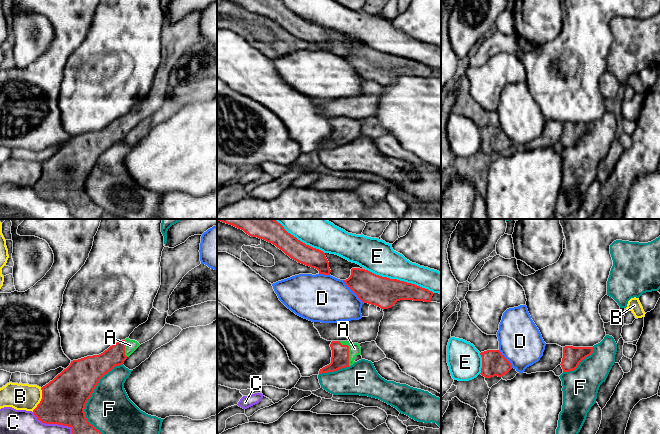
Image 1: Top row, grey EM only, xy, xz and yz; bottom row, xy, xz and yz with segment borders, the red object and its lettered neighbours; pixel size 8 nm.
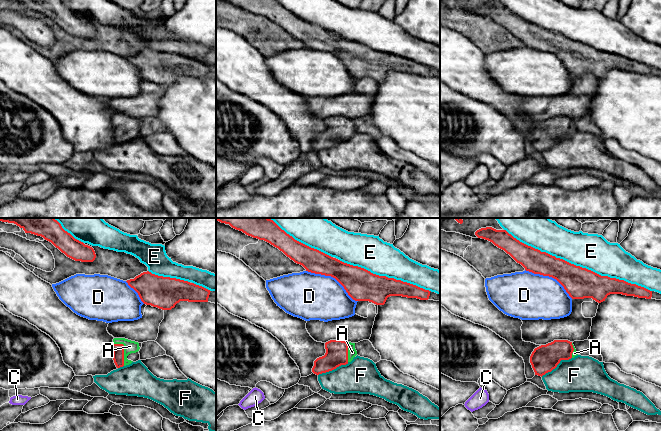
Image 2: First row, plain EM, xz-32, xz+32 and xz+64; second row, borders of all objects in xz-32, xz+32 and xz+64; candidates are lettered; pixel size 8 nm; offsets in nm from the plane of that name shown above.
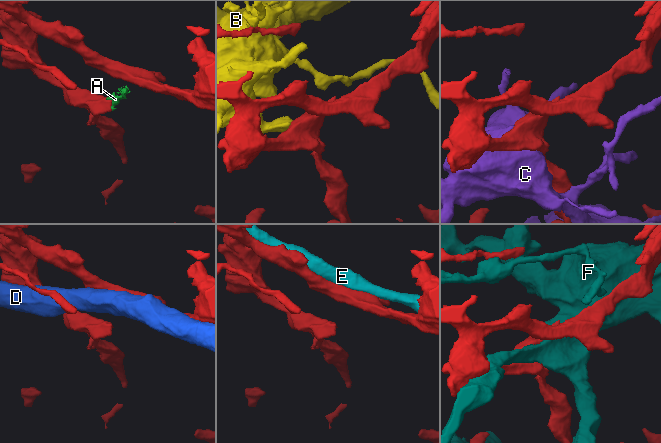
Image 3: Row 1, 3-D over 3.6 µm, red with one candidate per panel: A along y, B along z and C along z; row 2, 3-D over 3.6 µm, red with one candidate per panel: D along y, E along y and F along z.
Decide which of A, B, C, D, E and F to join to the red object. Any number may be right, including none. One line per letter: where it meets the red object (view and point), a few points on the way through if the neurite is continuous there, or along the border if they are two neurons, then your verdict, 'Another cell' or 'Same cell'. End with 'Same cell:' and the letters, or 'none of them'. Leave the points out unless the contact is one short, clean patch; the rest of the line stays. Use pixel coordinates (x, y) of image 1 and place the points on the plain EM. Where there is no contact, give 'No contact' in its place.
A: Touches red at xz (348, 127). Path across: xz (340, 129), (348, 127), (354, 124). Same cell
B: Touches red at xy (41, 176). Another cell
C: Touches red at xy (58, 200). Another cell
D: Touches red at xz (353, 67). Another cell
E: Touches red at xz (399, 56). Another cell
F: Touches red at xy (90, 172). Another cell
Same cell: A

